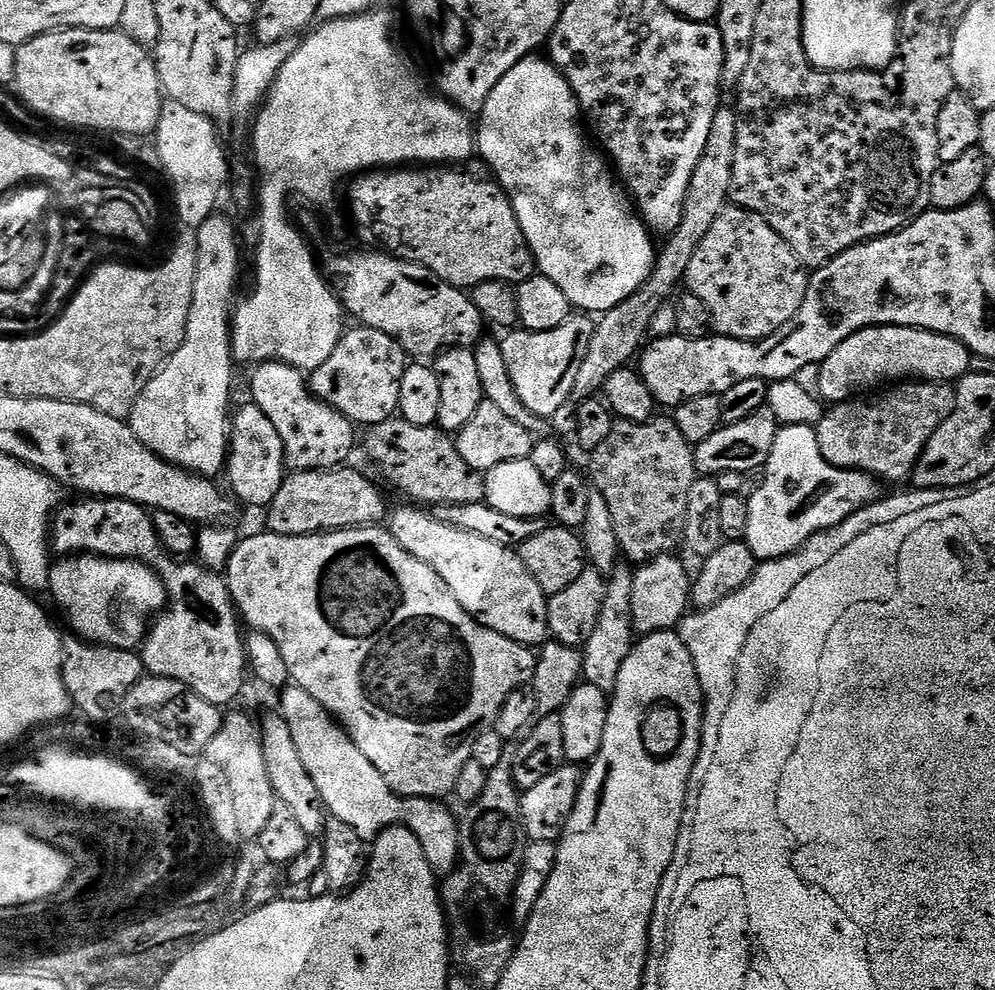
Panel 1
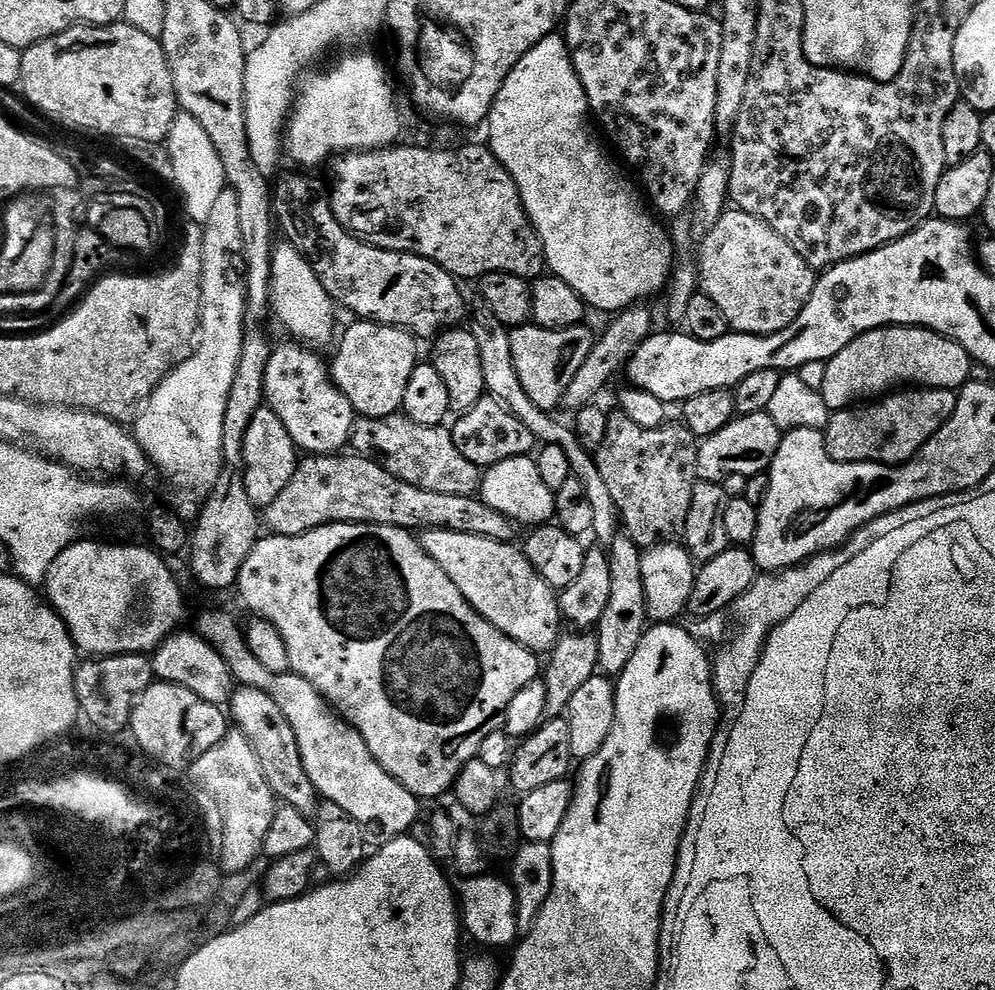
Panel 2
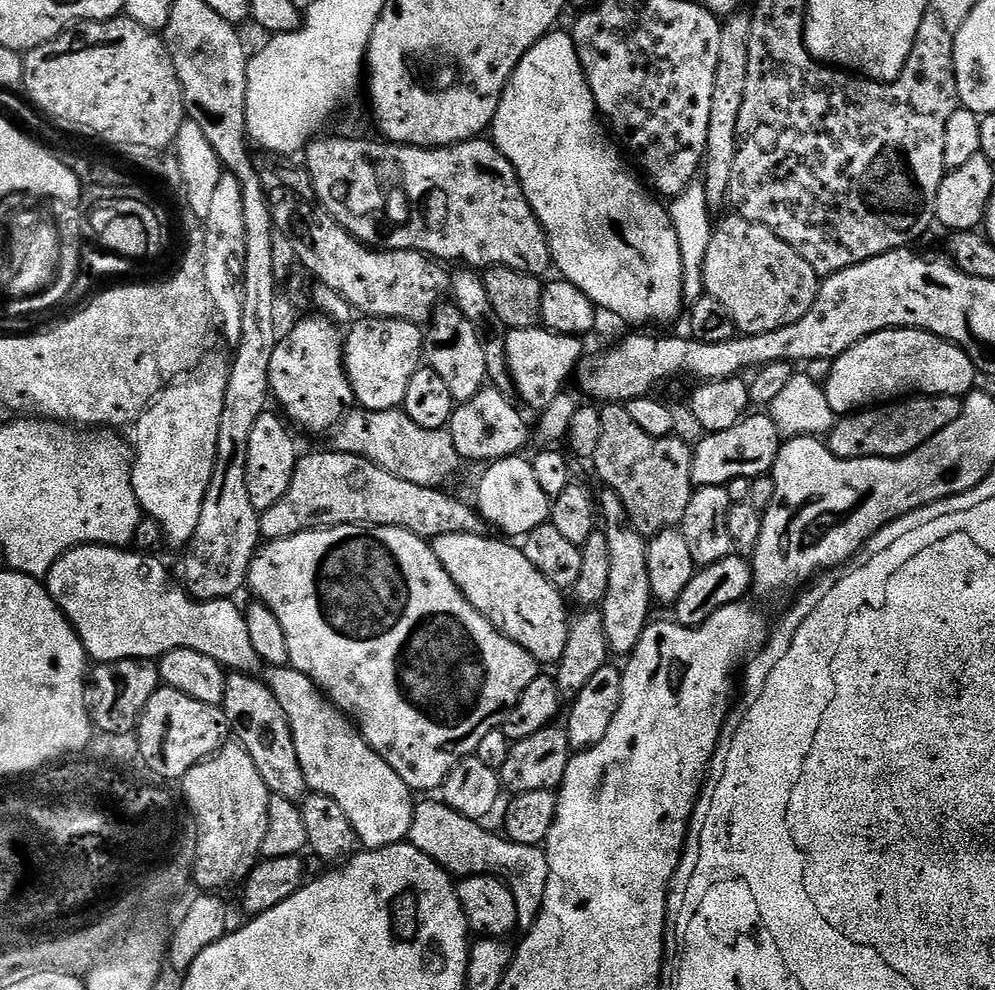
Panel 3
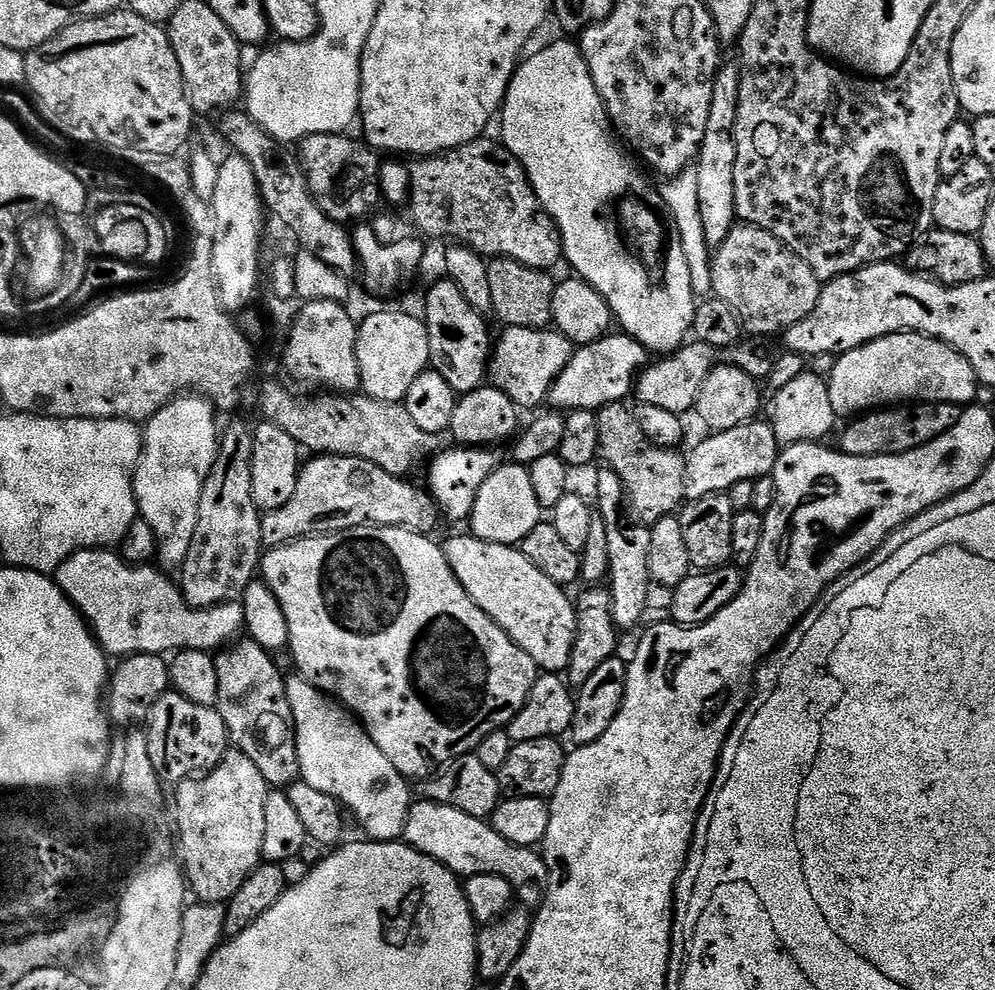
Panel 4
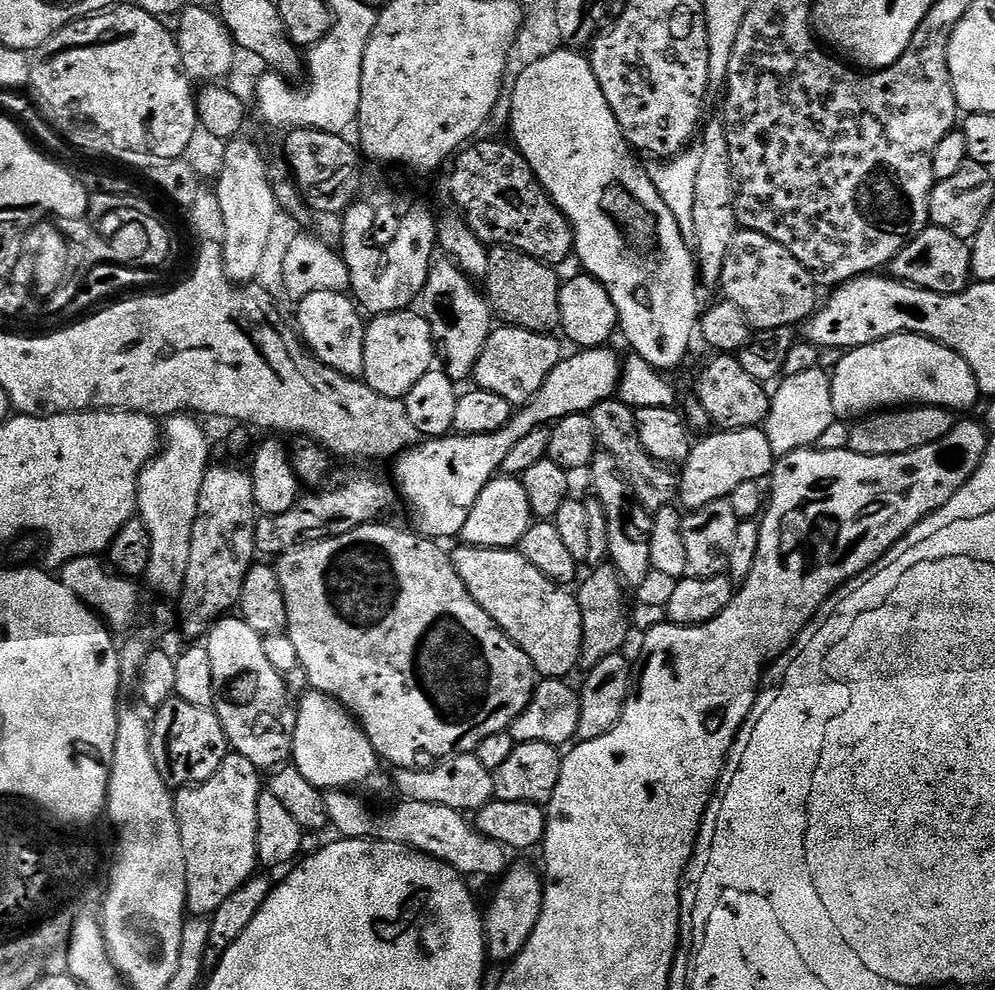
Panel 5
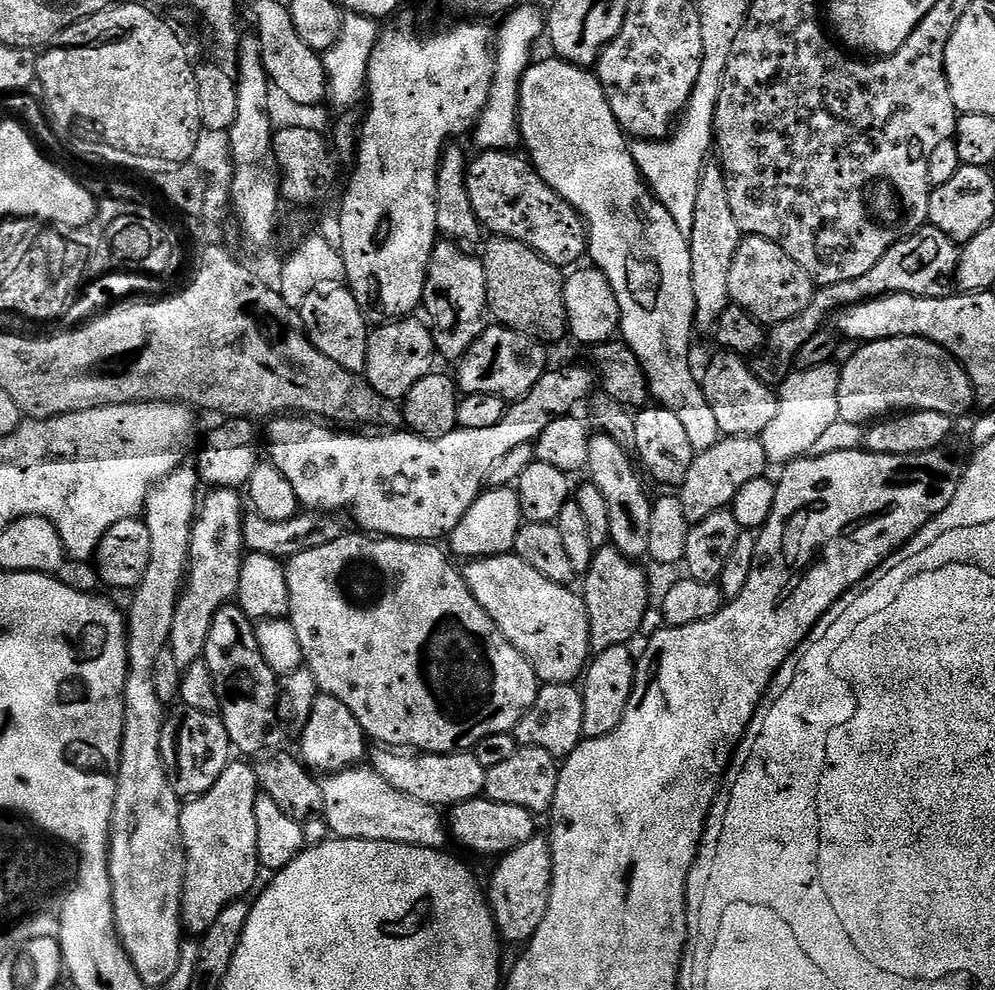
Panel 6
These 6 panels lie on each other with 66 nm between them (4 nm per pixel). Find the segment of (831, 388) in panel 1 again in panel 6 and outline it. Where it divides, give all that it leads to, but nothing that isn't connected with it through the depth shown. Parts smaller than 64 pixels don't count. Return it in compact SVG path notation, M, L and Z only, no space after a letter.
M899 336L889 340L869 340L861 343L860 348L840 371L838 386L838 408L840 419L861 426L902 412L917 412L918 410L938 410L938 414L946 414L953 418L967 417L976 404L976 395L972 389L972 380L966 370L942 346L920 336Z

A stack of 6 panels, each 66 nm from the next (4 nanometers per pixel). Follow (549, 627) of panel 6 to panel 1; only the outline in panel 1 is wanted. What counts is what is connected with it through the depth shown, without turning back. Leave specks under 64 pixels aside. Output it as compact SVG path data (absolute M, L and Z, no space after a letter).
M408 506L402 508L392 516L390 531L403 548L414 558L426 562L450 586L450 594L458 598L462 610L466 610L482 626L502 634L519 644L540 646L549 639L548 630L548 597L544 595L538 582L526 570L519 555L513 549L506 546L498 546L498 542L490 542L487 538L478 538L478 534L470 534L461 528L455 528L453 524L445 524L443 519L427 516L425 509L420 506Z

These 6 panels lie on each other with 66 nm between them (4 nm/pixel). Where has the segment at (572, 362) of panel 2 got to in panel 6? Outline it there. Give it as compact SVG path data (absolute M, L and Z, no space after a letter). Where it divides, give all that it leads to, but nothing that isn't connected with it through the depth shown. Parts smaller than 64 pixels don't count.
M489 326L476 339L474 346L458 362L460 368L454 372L459 391L464 396L470 394L494 394L505 402L520 400L549 371L549 349L539 340L531 340L513 328Z

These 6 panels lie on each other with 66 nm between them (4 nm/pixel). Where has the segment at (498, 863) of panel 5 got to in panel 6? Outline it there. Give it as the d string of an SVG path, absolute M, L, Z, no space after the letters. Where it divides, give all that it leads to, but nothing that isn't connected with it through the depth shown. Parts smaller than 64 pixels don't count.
M353 766L342 772L325 775L320 789L324 803L322 815L327 820L328 831L333 837L342 840L381 840L399 844L419 844L421 848L438 849L443 849L447 845L444 843L449 843L450 833L446 827L446 820L437 805L418 802L418 798L410 798L402 794L402 790L394 790L394 786L390 786L390 782L386 782L386 778L382 778L371 766Z

